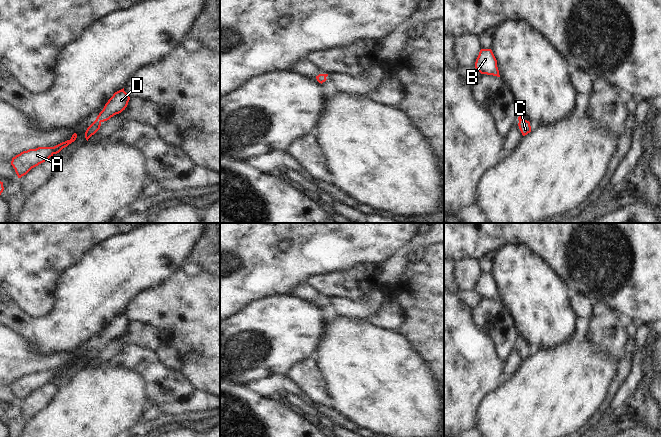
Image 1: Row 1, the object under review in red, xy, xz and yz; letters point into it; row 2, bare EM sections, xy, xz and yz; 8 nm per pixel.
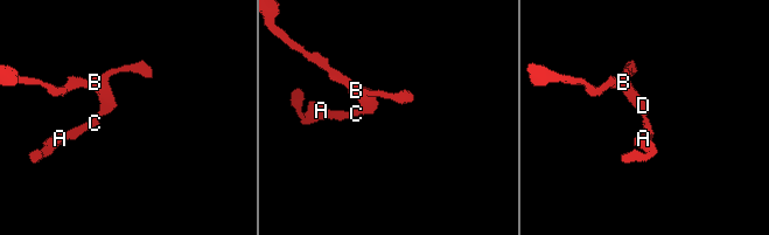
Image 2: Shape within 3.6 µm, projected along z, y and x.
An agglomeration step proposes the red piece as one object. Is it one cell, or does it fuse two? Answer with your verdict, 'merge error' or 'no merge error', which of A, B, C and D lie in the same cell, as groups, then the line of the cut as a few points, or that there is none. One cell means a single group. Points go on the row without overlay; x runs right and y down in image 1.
no merge error | A B C D | no cut

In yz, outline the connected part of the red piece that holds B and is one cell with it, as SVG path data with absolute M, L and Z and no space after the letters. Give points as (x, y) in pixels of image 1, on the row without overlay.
M481 273L475 286L475 292L481 298L500 301L497 284L491 273Z

